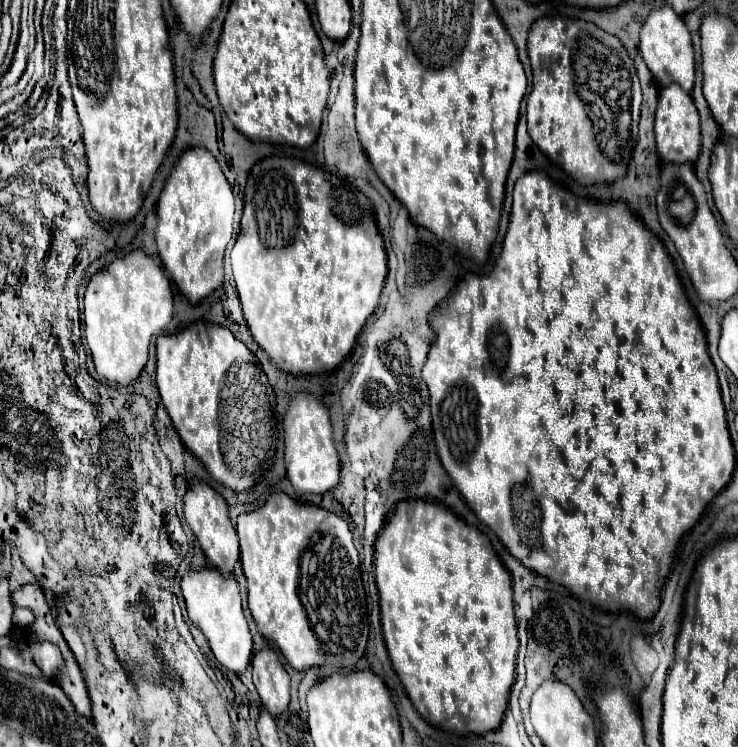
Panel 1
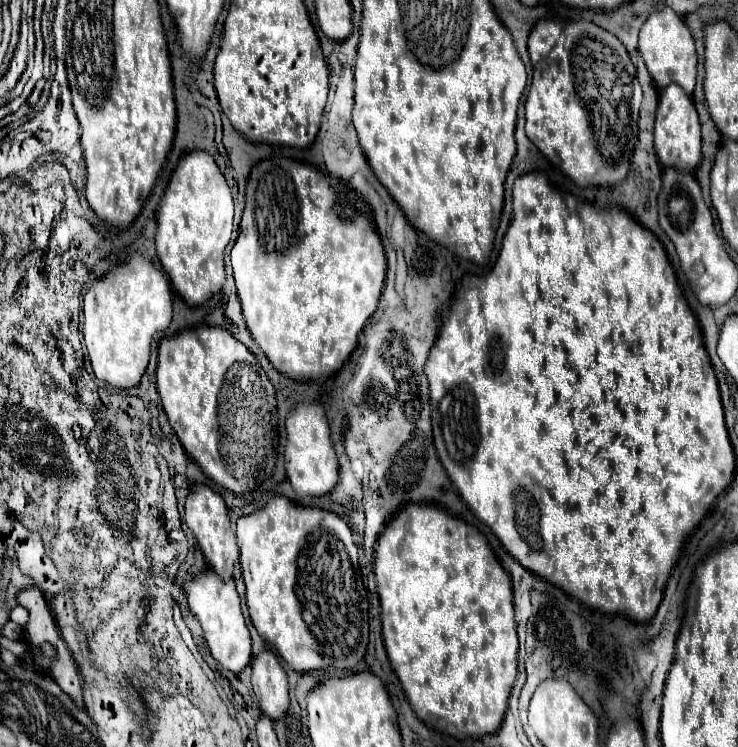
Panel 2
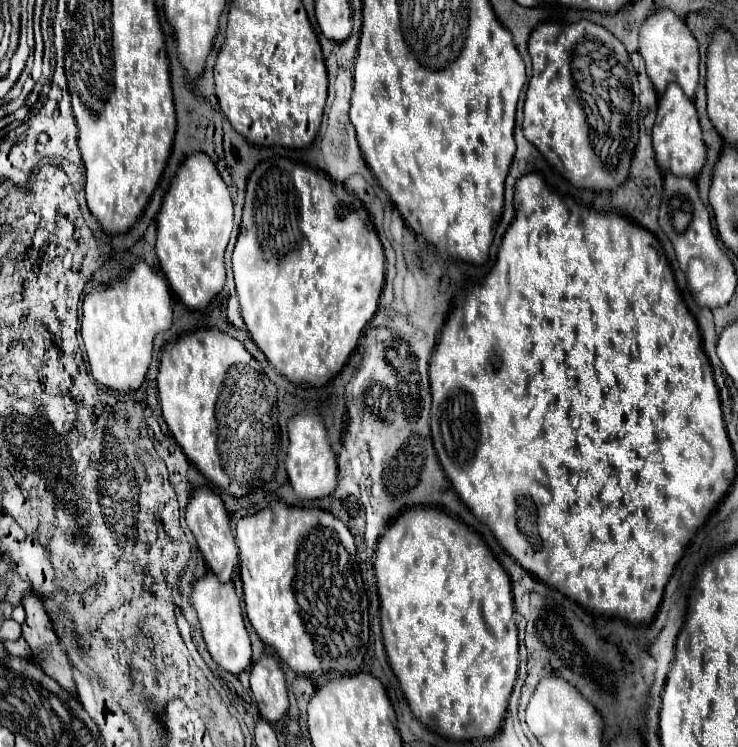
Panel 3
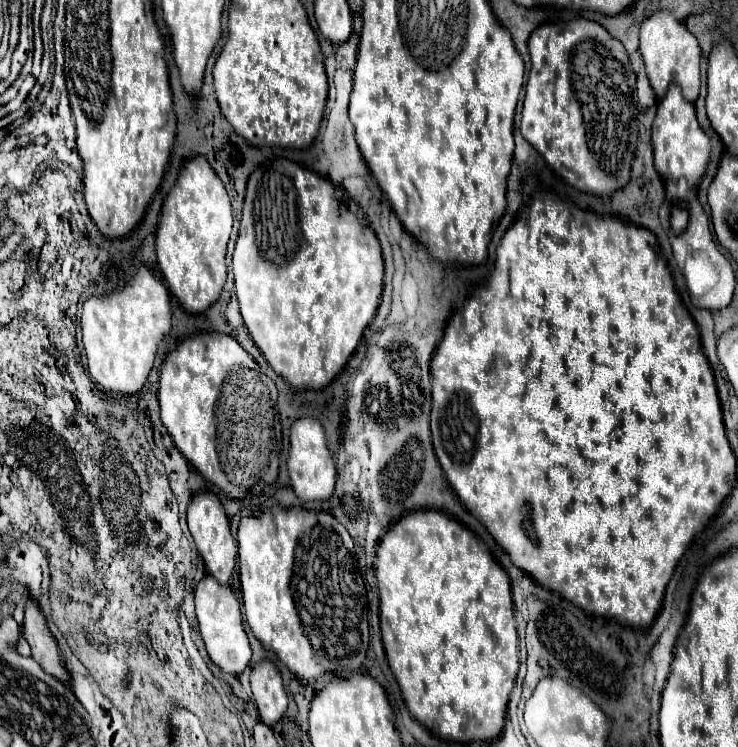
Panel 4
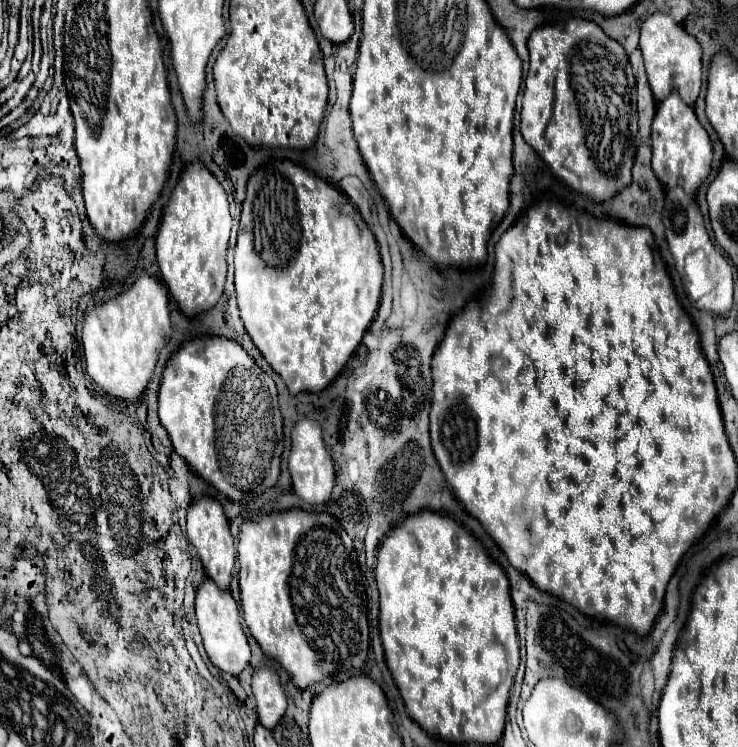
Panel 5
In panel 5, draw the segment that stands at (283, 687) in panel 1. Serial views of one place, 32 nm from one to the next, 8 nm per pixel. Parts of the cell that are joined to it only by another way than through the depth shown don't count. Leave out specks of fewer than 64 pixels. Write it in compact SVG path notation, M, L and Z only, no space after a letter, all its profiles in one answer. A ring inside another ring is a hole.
M268 666L258 668L252 678L252 694L256 698L260 724L268 730L274 730L278 720L286 712L286 696L278 674Z

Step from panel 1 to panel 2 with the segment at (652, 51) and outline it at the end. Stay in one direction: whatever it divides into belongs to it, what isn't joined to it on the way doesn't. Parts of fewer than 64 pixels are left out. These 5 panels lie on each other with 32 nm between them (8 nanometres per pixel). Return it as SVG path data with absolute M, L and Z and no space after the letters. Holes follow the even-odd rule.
M662 8L654 14L648 16L644 26L640 28L640 46L638 46L640 56L646 62L646 68L658 86L658 90L664 90L668 84L676 82L684 88L688 96L692 96L694 86L696 86L696 64L698 64L698 54L696 54L696 44L694 38L688 30L688 26L682 22L682 18L672 10L672 8Z

